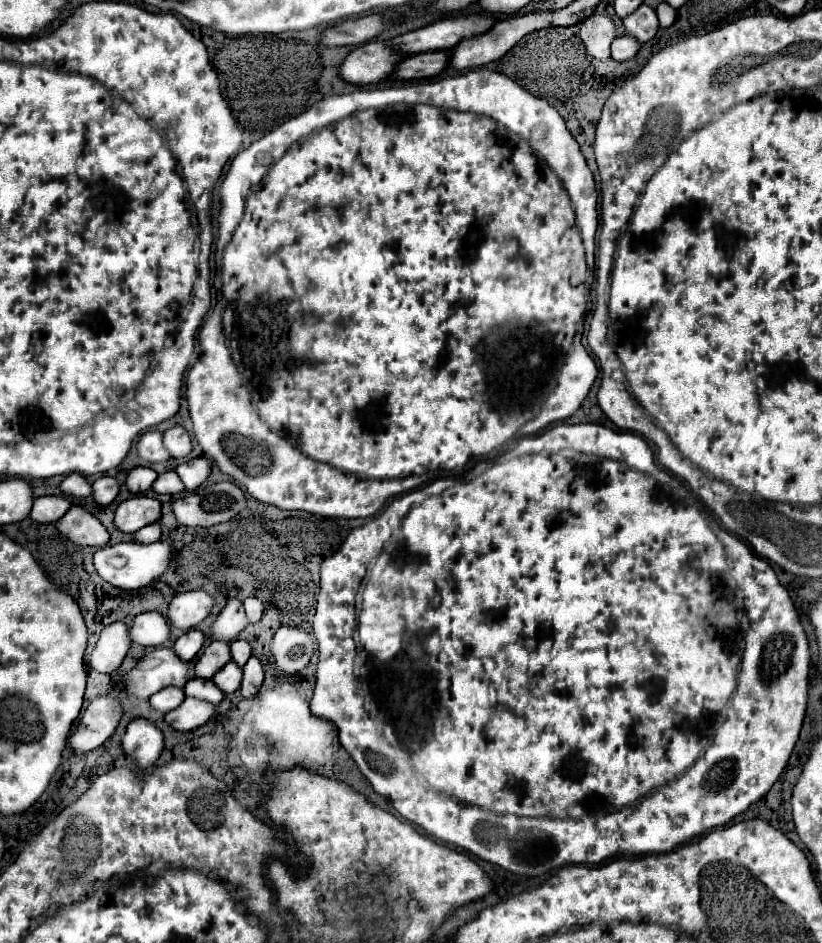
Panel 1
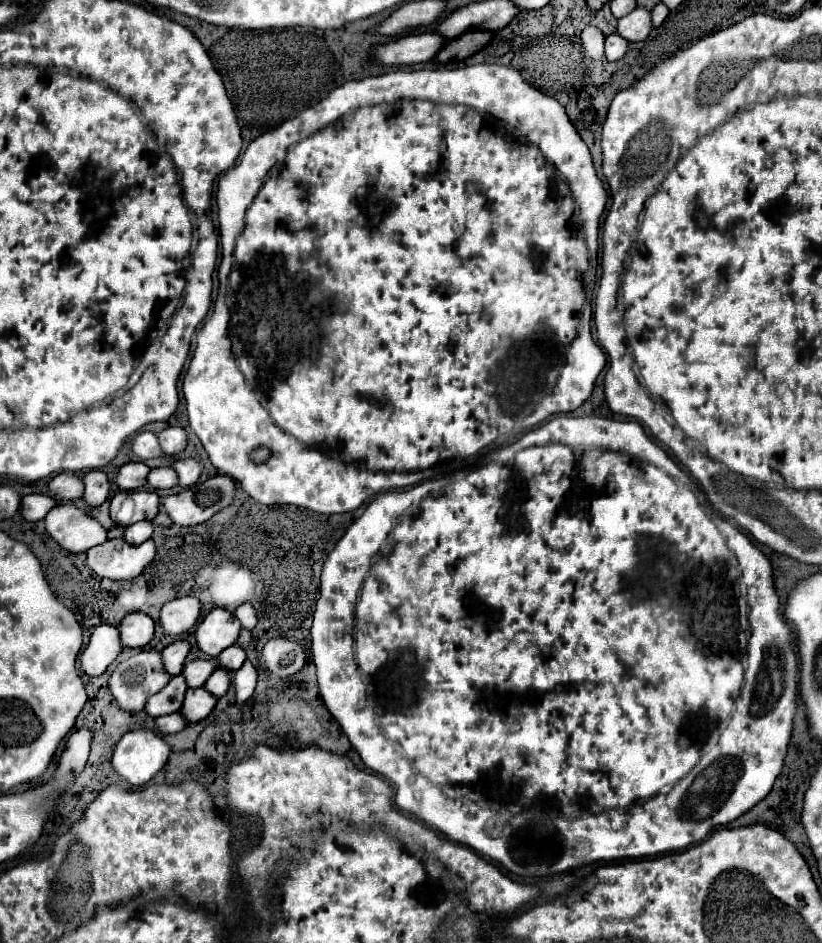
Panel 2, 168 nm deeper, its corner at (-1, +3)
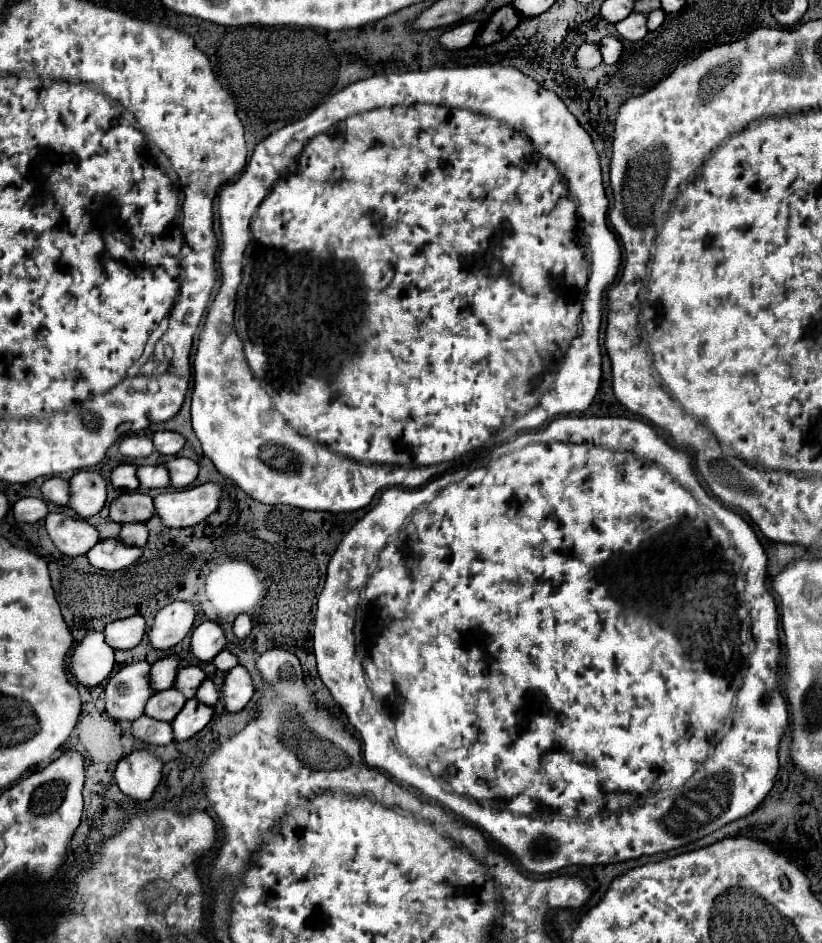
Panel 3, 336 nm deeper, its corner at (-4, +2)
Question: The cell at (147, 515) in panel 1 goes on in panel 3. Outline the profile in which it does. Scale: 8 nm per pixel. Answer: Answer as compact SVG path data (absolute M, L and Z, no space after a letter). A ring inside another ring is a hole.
M122 492L110 504L110 518L114 522L146 522L154 516L154 500L148 494L140 492Z

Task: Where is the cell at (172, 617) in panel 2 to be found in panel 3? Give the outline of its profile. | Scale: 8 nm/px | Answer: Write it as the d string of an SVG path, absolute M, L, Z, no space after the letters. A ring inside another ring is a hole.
M172 602L164 606L148 632L148 640L158 650L174 648L194 626L194 606L190 602Z

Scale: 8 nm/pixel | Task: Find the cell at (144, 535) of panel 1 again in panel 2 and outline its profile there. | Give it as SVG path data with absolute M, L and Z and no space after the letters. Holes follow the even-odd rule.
M137 521L137 523L133 523L133 525L129 525L125 529L125 537L123 539L127 543L131 543L131 545L141 545L143 541L151 539L151 535L153 535L151 521Z

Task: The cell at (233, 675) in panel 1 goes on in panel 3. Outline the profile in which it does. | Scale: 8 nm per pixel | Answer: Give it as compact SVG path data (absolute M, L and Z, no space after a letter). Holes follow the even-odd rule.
M206 678L206 680L200 684L200 688L198 688L198 692L196 692L196 698L198 698L200 702L208 704L208 706L214 706L214 704L218 702L218 688L216 688L216 684L214 684L210 678Z

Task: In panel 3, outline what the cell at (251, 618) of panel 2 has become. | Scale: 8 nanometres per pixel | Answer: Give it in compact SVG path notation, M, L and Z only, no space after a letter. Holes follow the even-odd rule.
M240 614L240 616L236 618L232 630L234 630L234 634L236 634L238 638L246 638L246 636L250 634L250 630L252 630L252 620L250 620L250 616Z

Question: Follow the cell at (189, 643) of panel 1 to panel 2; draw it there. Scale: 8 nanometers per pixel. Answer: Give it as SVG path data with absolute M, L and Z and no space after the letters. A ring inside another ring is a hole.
M175 641L171 645L167 645L163 651L161 651L161 659L163 659L163 669L167 675L175 677L183 671L183 663L185 663L185 657L189 653L189 643L187 641Z

